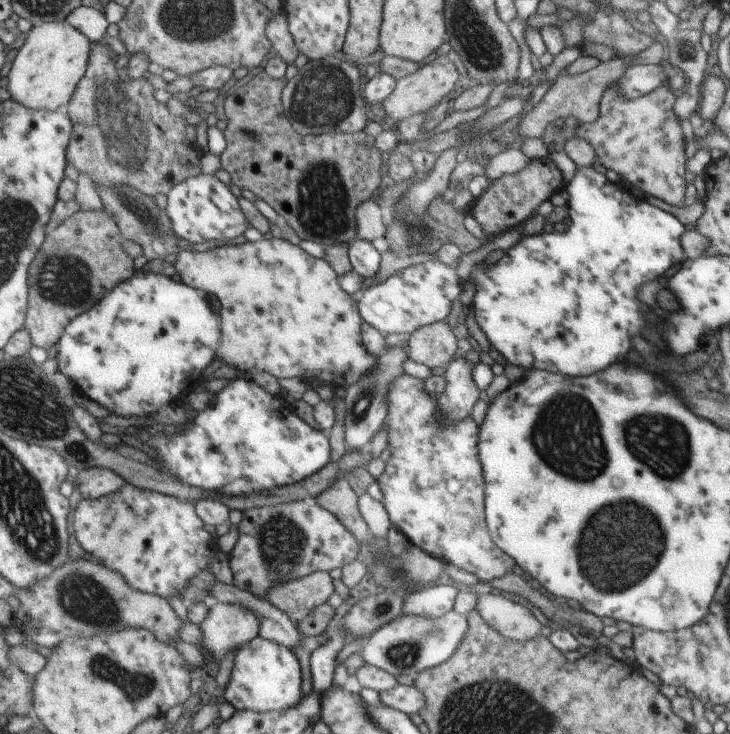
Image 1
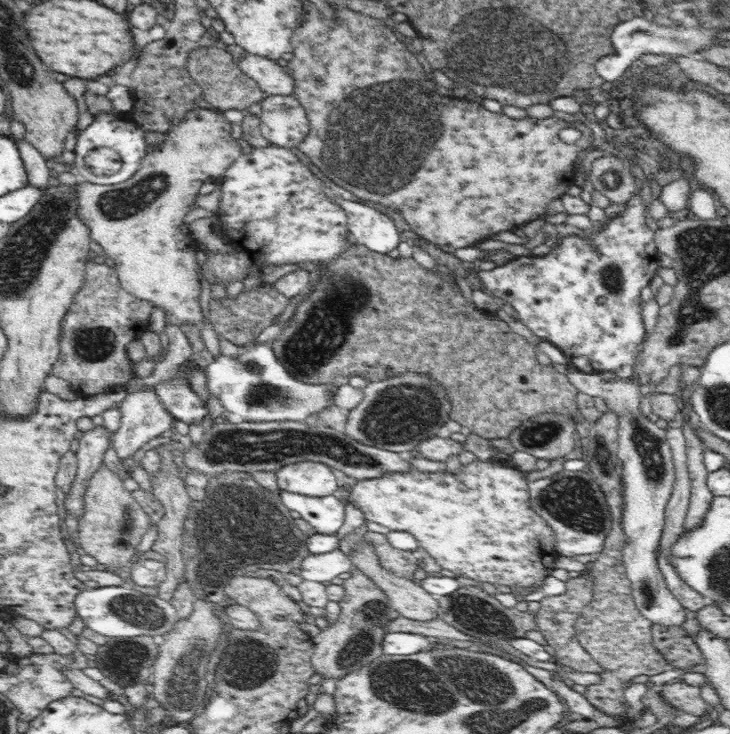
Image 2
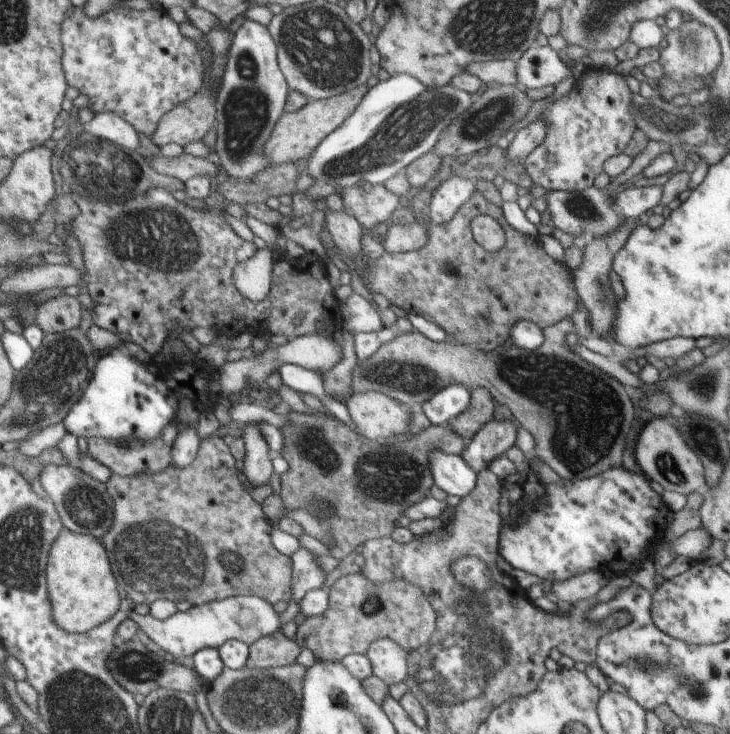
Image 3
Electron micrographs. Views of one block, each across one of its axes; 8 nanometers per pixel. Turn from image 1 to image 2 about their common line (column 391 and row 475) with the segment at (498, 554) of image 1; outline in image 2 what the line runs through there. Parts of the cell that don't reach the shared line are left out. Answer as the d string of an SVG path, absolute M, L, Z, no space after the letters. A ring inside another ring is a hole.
M477 459L467 466L462 465L459 471L460 474L458 475L452 475L447 471L428 474L414 469L412 473L389 473L381 478L358 481L350 492L347 502L351 502L356 508L360 508L366 521L377 522L382 526L386 526L386 528L390 528L391 531L406 531L414 535L417 538L418 546L424 548L443 569L446 568L454 572L456 577L465 576L477 582L490 582L493 585L504 584L504 586L513 587L516 592L518 590L539 589L539 586L544 584L544 579L552 574L554 559L558 554L555 549L553 530L529 506L529 486L531 483L526 480L525 474L518 471L513 464L508 464L508 466L498 466L496 464L494 466L489 460L479 461Z

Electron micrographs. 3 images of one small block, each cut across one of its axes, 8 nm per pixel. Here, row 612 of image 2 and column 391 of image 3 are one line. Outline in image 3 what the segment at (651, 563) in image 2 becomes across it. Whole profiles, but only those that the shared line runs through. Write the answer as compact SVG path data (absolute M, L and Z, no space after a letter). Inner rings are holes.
M388 638L370 643L366 656L371 662L373 674L388 686L406 680L409 672L410 652Z

